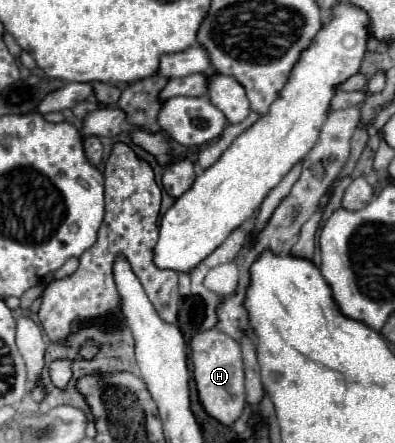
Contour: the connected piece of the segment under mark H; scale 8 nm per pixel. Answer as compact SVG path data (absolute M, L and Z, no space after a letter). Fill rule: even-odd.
M217 329L195 333L191 337L191 361L199 403L203 405L205 413L227 427L233 425L245 407L245 385L243 385L245 377L243 377L243 359L239 343Z

